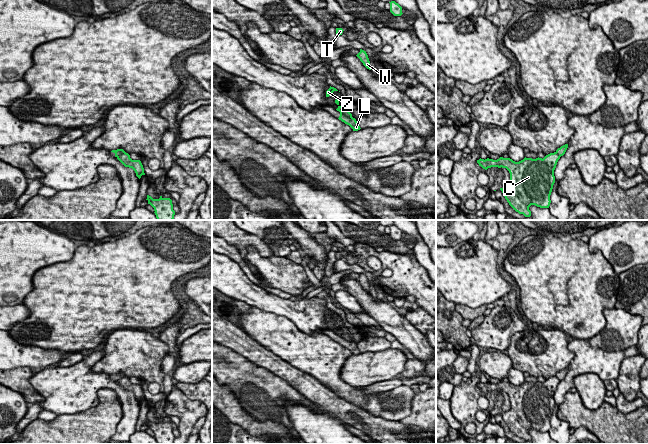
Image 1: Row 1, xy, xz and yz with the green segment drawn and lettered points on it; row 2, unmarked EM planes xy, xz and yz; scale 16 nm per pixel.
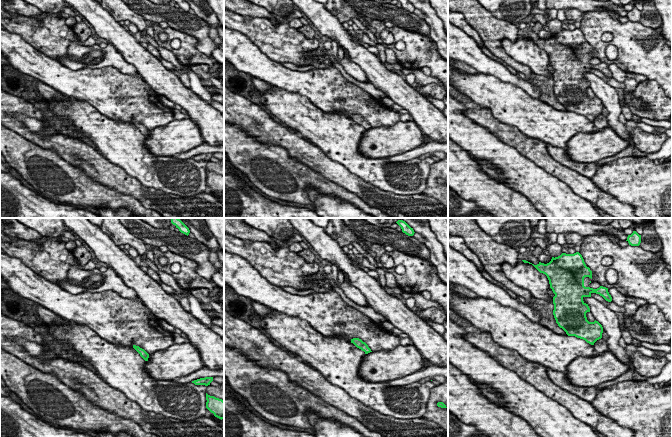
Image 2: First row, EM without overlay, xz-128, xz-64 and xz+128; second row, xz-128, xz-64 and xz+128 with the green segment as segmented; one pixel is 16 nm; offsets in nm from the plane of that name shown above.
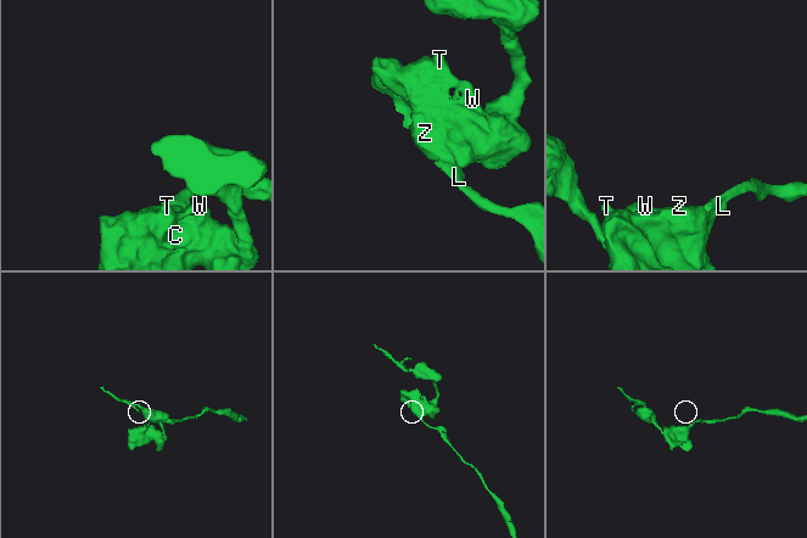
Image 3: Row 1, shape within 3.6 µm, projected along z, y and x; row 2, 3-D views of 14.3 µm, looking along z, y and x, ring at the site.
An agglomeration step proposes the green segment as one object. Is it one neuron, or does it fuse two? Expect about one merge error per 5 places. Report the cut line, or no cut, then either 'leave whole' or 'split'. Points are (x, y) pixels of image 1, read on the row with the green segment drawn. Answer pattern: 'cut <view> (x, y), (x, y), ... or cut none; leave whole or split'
cut xz (340, 112), (352, 118); split

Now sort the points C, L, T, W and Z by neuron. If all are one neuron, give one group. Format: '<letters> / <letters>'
C T W Z / L

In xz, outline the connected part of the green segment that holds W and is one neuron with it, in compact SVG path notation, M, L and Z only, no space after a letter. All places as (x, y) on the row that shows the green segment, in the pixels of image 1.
M360 49L360 52L356 56L360 59L360 61L363 63L363 65L367 69L371 70L370 61L369 61L369 58L368 58L366 51Z

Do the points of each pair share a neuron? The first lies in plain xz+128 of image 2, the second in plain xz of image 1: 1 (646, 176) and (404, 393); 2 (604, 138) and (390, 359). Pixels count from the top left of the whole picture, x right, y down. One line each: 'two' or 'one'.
1: two
2: one

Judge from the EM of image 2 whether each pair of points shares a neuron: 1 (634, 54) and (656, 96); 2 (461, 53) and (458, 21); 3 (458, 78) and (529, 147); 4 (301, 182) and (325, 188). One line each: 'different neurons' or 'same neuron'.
1: different neurons
2: different neurons
3: different neurons
4: same neuron

